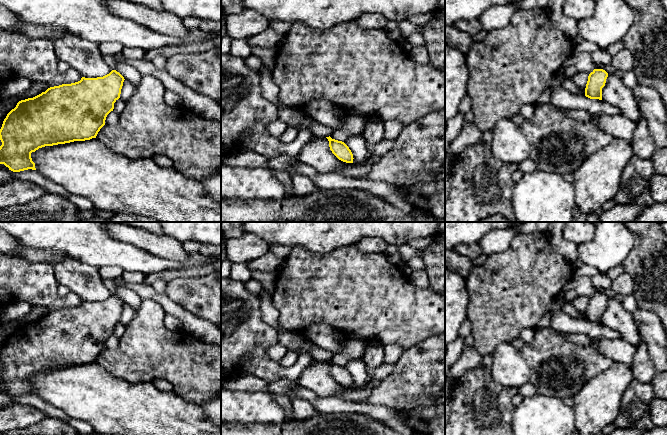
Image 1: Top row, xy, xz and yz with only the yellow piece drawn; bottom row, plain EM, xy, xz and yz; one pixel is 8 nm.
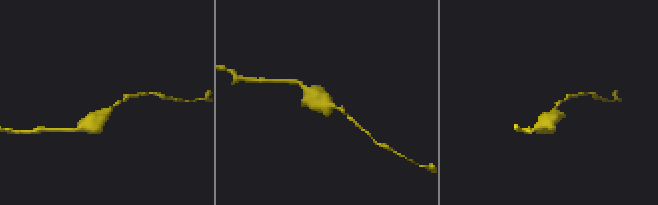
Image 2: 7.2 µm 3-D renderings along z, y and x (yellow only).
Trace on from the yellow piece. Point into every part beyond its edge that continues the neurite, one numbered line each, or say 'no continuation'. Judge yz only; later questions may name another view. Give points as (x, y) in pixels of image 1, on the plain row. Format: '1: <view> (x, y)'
no continuation

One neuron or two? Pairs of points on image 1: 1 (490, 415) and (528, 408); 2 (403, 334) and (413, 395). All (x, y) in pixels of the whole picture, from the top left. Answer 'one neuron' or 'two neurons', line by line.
1: two neurons
2: two neurons

